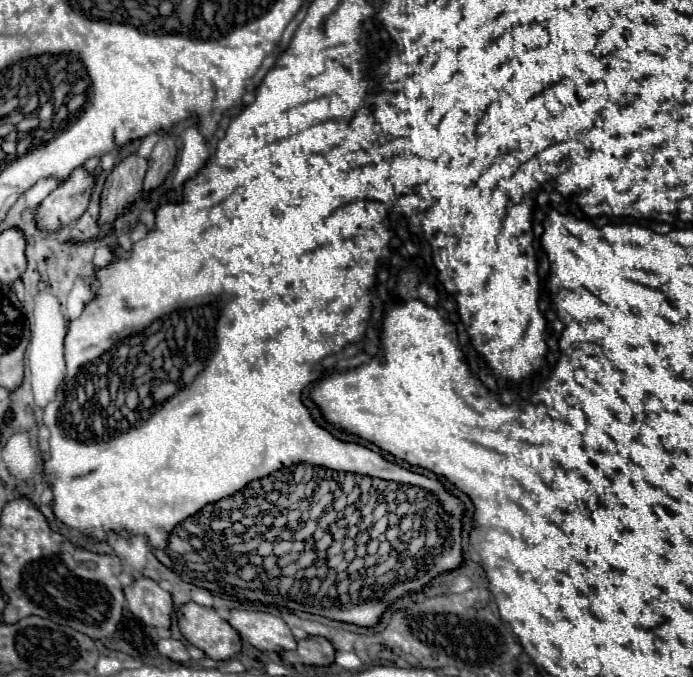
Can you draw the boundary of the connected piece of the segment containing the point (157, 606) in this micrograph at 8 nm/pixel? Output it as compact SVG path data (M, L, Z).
M142 577L124 589L130 611L150 627L170 629L172 625L172 595L164 591L156 581Z

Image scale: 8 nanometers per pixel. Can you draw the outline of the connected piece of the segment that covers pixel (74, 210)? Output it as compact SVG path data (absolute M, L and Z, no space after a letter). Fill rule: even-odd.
M76 167L76 171L72 171L68 179L60 181L60 185L40 203L36 215L38 227L54 233L80 217L88 207L94 185L96 173L86 167Z

